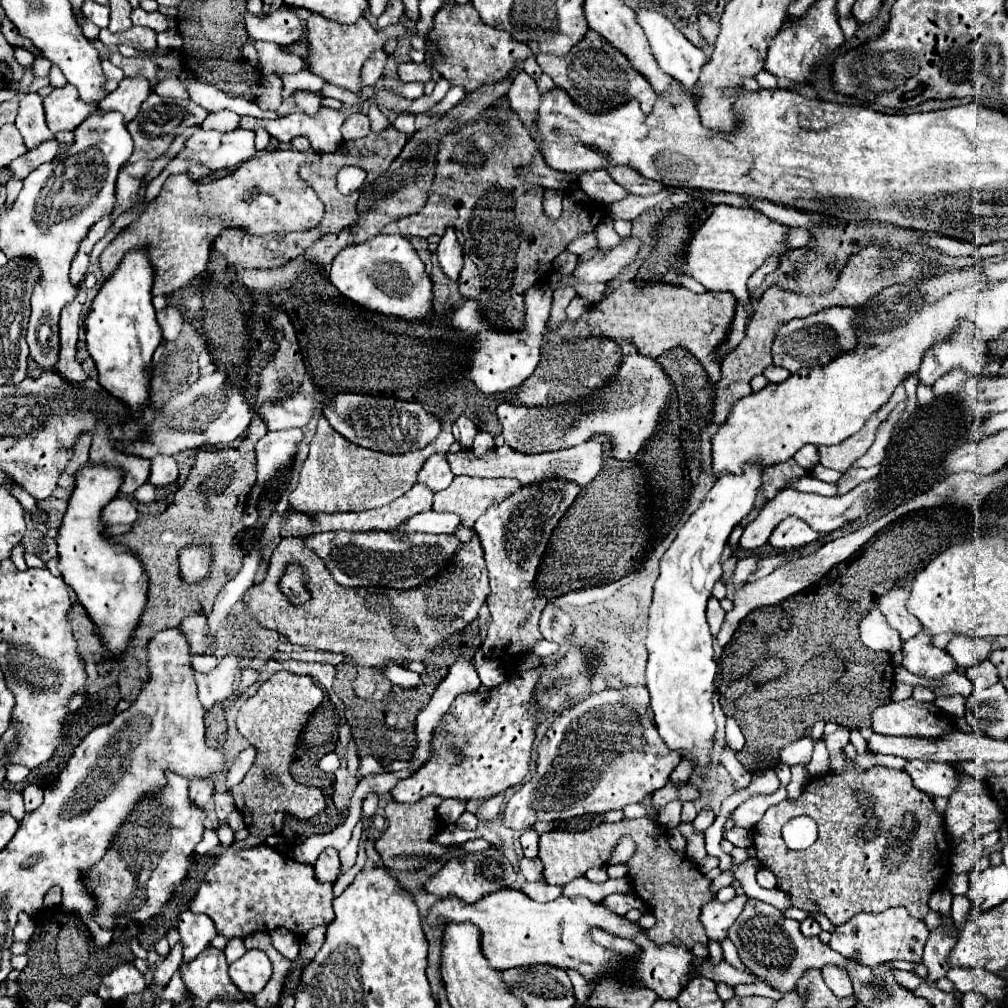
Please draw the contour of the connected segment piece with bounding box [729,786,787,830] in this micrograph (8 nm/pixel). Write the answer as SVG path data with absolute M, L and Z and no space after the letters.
M781 786L775 794L771 796L753 796L749 798L747 802L743 802L737 810L733 810L729 814L729 820L735 822L735 826L743 826L747 830L751 830L759 820L761 820L761 814L765 814L765 810L773 804L777 804L779 800L785 800L787 798L787 788Z

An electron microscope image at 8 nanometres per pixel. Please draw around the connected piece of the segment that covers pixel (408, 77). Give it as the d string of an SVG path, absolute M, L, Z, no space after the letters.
M399 64L397 72L403 82L427 82L431 78L431 72L425 64Z

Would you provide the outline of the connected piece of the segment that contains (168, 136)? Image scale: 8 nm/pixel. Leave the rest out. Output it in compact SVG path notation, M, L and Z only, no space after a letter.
M155 92L149 94L149 98L143 102L139 116L127 126L127 130L133 136L135 142L135 150L133 150L133 158L129 158L129 162L137 162L143 158L155 160L159 156L163 156L167 152L167 148L171 146L171 142L187 128L199 128L203 124L203 120L209 116L211 112L201 108L199 104L195 104L193 100L171 100L171 98L163 98Z

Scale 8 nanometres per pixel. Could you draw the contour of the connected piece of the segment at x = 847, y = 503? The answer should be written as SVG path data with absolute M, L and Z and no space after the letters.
M873 478L873 480L867 480L867 482L859 484L855 490L851 490L851 492L847 492L843 496L835 496L835 498L827 498L827 496L821 496L821 494L805 494L805 492L799 492L799 490L787 488L783 492L779 492L777 498L773 498L773 502L767 502L761 508L759 516L745 526L739 544L741 544L741 548L747 548L747 550L755 550L755 548L763 546L769 540L769 536L771 536L773 528L777 526L777 522L781 522L783 518L787 518L791 514L801 518L803 522L807 522L819 534L829 534L835 528L843 526L845 522L851 522L855 518L861 518L865 514L869 514L873 508L879 506L879 500L891 496L891 494L879 492L879 486L881 486L881 480Z

